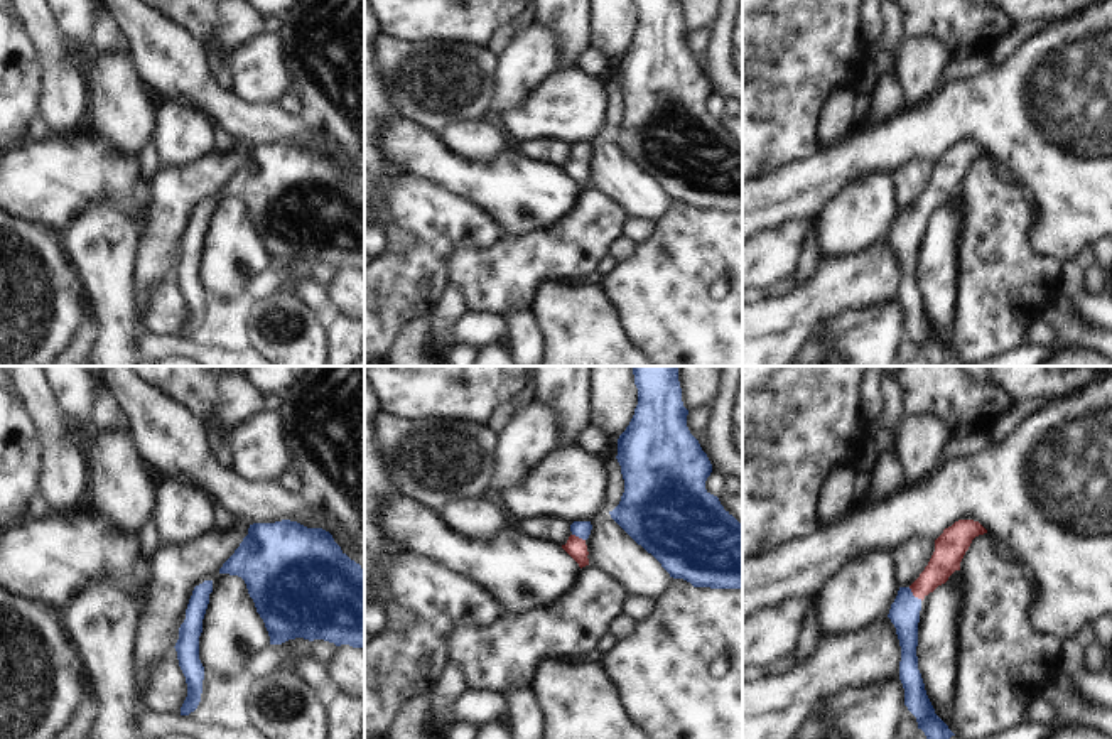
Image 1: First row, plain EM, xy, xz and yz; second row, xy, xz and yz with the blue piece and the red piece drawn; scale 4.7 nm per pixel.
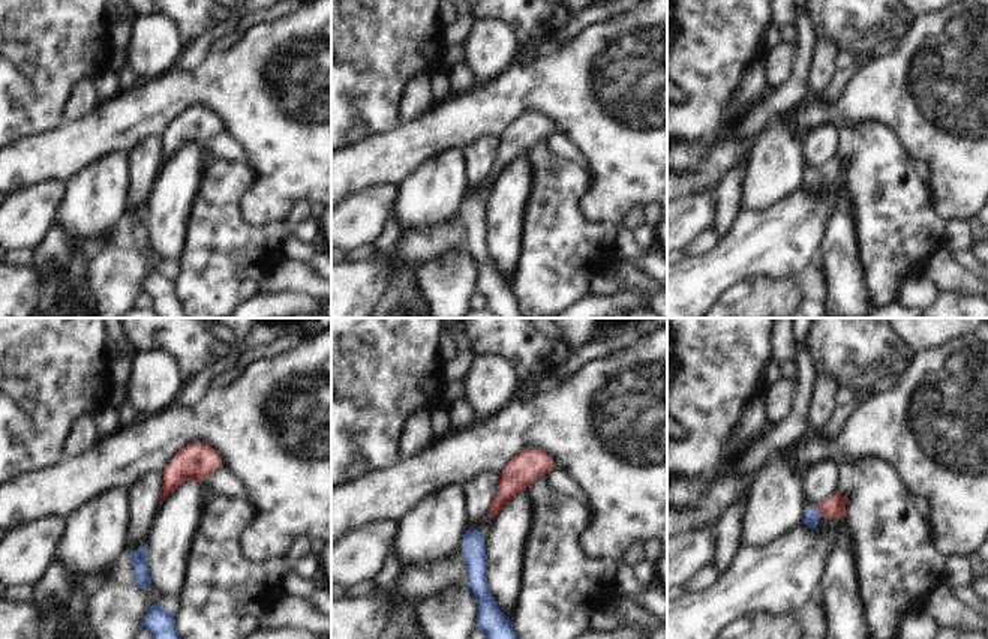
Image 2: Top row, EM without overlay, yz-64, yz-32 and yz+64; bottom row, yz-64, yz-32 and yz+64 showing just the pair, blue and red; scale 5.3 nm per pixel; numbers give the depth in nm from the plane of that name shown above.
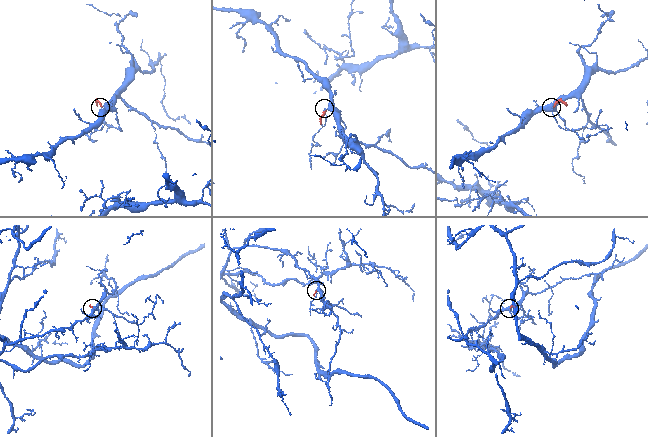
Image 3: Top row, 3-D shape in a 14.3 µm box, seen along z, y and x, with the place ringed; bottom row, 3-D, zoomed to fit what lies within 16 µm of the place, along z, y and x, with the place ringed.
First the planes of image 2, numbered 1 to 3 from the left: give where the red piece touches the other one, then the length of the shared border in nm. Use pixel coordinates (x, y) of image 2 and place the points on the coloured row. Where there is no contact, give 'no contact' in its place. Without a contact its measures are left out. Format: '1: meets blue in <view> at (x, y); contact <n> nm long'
1: no contact
2: no contact
3: meets blue in yz+64 at (817, 512); contact 50 nm long

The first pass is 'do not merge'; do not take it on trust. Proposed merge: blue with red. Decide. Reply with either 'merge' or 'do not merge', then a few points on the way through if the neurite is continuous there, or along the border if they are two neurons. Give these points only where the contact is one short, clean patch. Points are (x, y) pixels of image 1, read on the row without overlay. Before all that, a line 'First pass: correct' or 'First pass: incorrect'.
First pass: incorrect
merge; way yz (905, 233), (913, 218), (942, 188), (947, 178)

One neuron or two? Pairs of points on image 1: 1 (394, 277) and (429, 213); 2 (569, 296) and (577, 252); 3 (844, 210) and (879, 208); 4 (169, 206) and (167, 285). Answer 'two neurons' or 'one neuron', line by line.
1: one neuron
2: two neurons
3: one neuron
4: two neurons

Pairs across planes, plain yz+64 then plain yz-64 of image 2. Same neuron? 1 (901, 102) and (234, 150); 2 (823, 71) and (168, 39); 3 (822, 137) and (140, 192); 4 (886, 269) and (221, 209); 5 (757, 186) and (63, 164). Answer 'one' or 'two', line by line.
1: two
2: one
3: one
4: one
5: two

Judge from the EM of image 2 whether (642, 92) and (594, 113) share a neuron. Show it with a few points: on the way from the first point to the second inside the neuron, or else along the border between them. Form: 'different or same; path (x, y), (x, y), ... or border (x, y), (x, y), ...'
same; path (630, 92), (615, 92), (606, 101)

